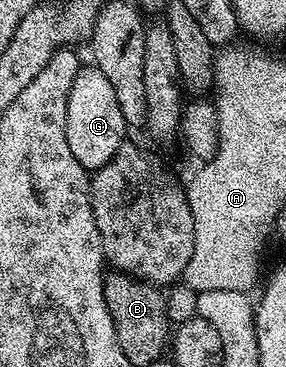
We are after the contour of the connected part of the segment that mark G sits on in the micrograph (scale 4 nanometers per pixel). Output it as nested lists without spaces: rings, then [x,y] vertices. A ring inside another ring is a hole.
[[[94,66],[81,67],[68,93],[67,102],[67,143],[74,158],[89,172],[104,167],[125,143],[128,127],[122,110],[115,99],[110,80]]]

